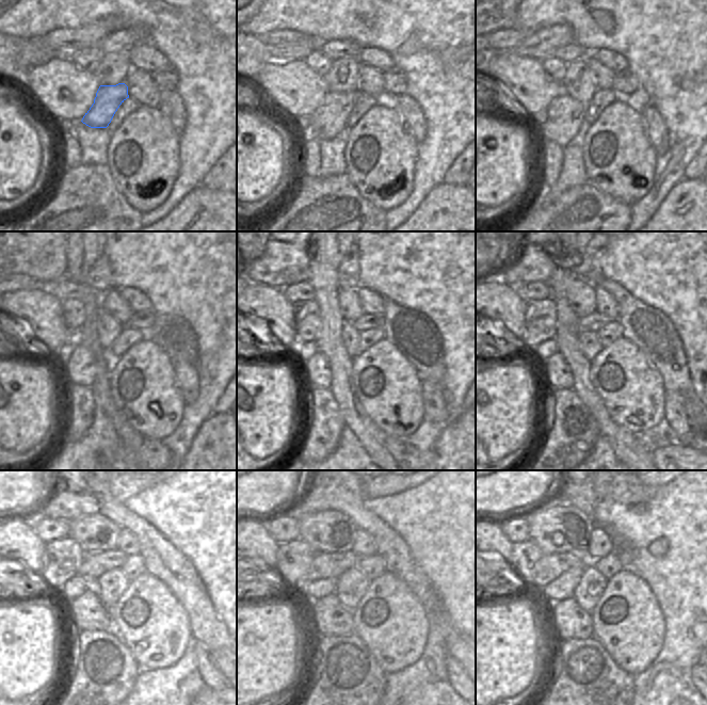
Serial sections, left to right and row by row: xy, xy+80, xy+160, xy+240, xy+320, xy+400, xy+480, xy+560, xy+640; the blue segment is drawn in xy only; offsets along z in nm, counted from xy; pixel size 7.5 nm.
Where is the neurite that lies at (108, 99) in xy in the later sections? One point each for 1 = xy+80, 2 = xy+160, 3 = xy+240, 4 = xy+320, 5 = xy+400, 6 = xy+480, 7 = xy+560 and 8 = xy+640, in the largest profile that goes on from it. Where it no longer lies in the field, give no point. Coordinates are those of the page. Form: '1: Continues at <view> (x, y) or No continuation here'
1: Continues at xy+80 (330, 118)
2: Continues at xy+160 (565, 114)
3: Continues at xy+240 (80, 369)
4: Continues at xy+320 (317, 371)
5: Continues at xy+400 (557, 373)
6: Continues at xy+480 (87, 613)
7: Continues at xy+560 (330, 618)
8: Continues at xy+640 (569, 621).

